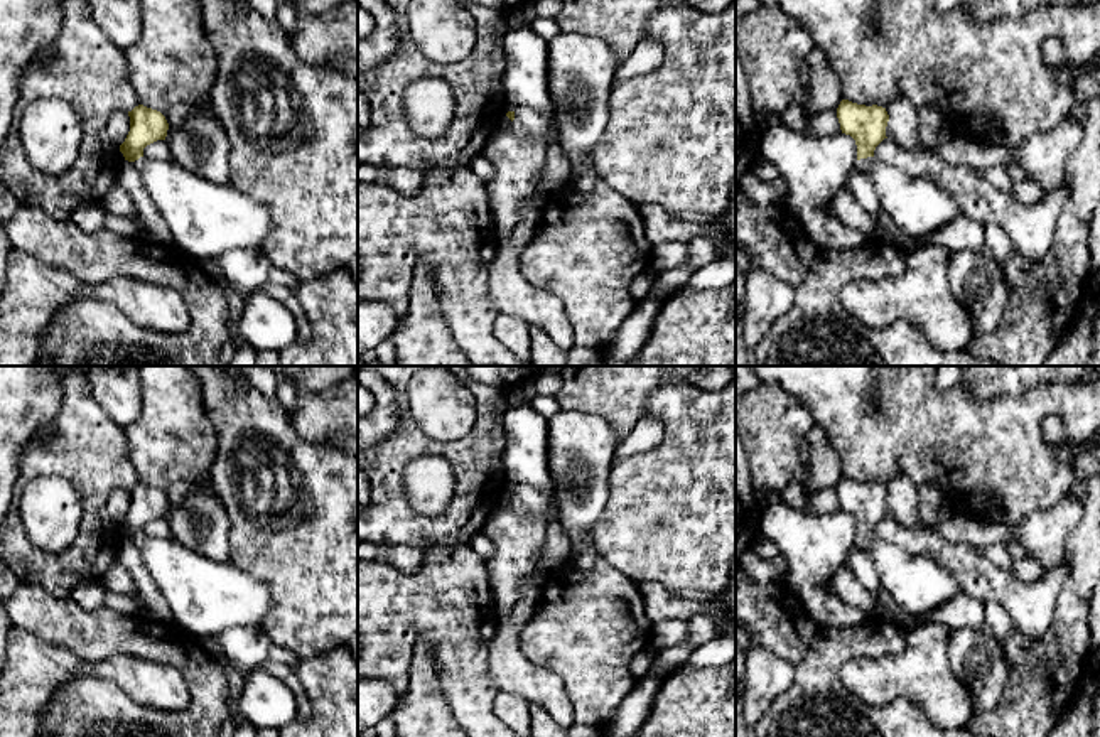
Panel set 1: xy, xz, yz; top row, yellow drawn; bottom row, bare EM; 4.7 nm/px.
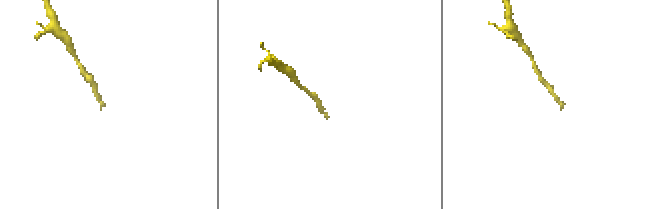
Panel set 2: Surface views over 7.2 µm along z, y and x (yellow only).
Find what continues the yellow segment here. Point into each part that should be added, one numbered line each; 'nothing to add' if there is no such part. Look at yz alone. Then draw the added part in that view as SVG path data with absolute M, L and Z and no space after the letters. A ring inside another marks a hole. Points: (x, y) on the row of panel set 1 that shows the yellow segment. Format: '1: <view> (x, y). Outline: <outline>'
1: yz (916, 206). Outline: M876 157L855 160L854 169L872 179L881 209L901 234L921 238L963 216L958 202L931 180L914 179Z

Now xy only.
1: xy (206, 220). Outline: M140 157L133 164L177 248L197 261L229 250L262 250L273 226L267 206L231 184L214 184L172 159L164 162Z

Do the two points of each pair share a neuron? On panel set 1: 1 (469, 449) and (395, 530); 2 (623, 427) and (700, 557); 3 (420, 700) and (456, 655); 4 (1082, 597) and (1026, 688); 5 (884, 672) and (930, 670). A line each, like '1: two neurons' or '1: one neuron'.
1: one neuron
2: two neurons
3: two neurons
4: one neuron
5: one neuron

